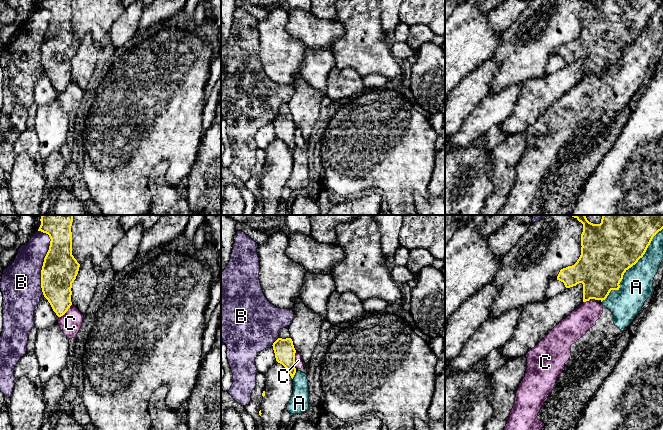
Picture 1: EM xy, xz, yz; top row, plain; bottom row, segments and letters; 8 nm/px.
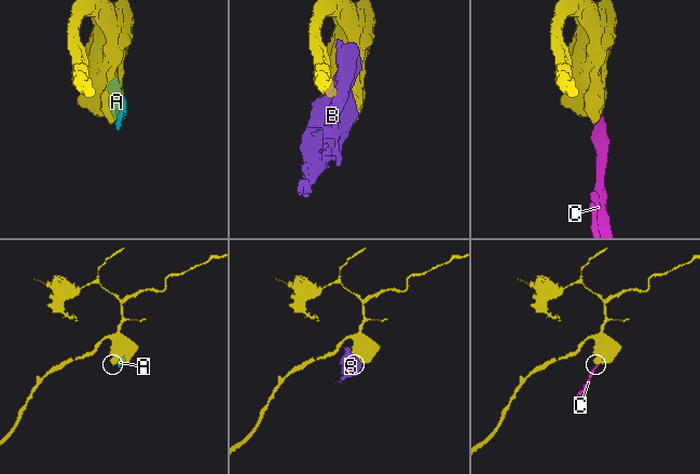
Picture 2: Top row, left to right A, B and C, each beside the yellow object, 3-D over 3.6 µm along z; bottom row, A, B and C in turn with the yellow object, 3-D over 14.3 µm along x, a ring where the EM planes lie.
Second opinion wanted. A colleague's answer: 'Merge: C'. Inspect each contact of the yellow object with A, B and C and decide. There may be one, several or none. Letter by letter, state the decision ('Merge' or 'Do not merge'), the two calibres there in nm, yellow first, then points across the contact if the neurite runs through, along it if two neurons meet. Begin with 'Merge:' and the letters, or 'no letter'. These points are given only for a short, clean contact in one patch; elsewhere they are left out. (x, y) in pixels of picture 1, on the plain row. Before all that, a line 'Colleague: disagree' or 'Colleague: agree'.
Colleague: disagree
Merge: no letter
A: Do not merge. Thickness 440 nm (yellow) against 260 nm
B: Do not merge. Thickness 280 nm (yellow) against 300 nm
C: Do not merge. Thickness 170 nm (yellow) against 60 nm. Boundary: xz (296, 128), (295, 144)

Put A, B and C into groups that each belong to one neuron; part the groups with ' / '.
A C / B

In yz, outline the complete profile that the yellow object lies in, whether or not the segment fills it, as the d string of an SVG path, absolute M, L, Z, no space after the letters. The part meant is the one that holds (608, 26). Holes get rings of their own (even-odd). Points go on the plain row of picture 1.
M583 0L581 31L577 38L560 46L557 56L566 64L583 60L583 78L607 74L611 66L619 66L624 49L645 30L653 13L663 0Z

